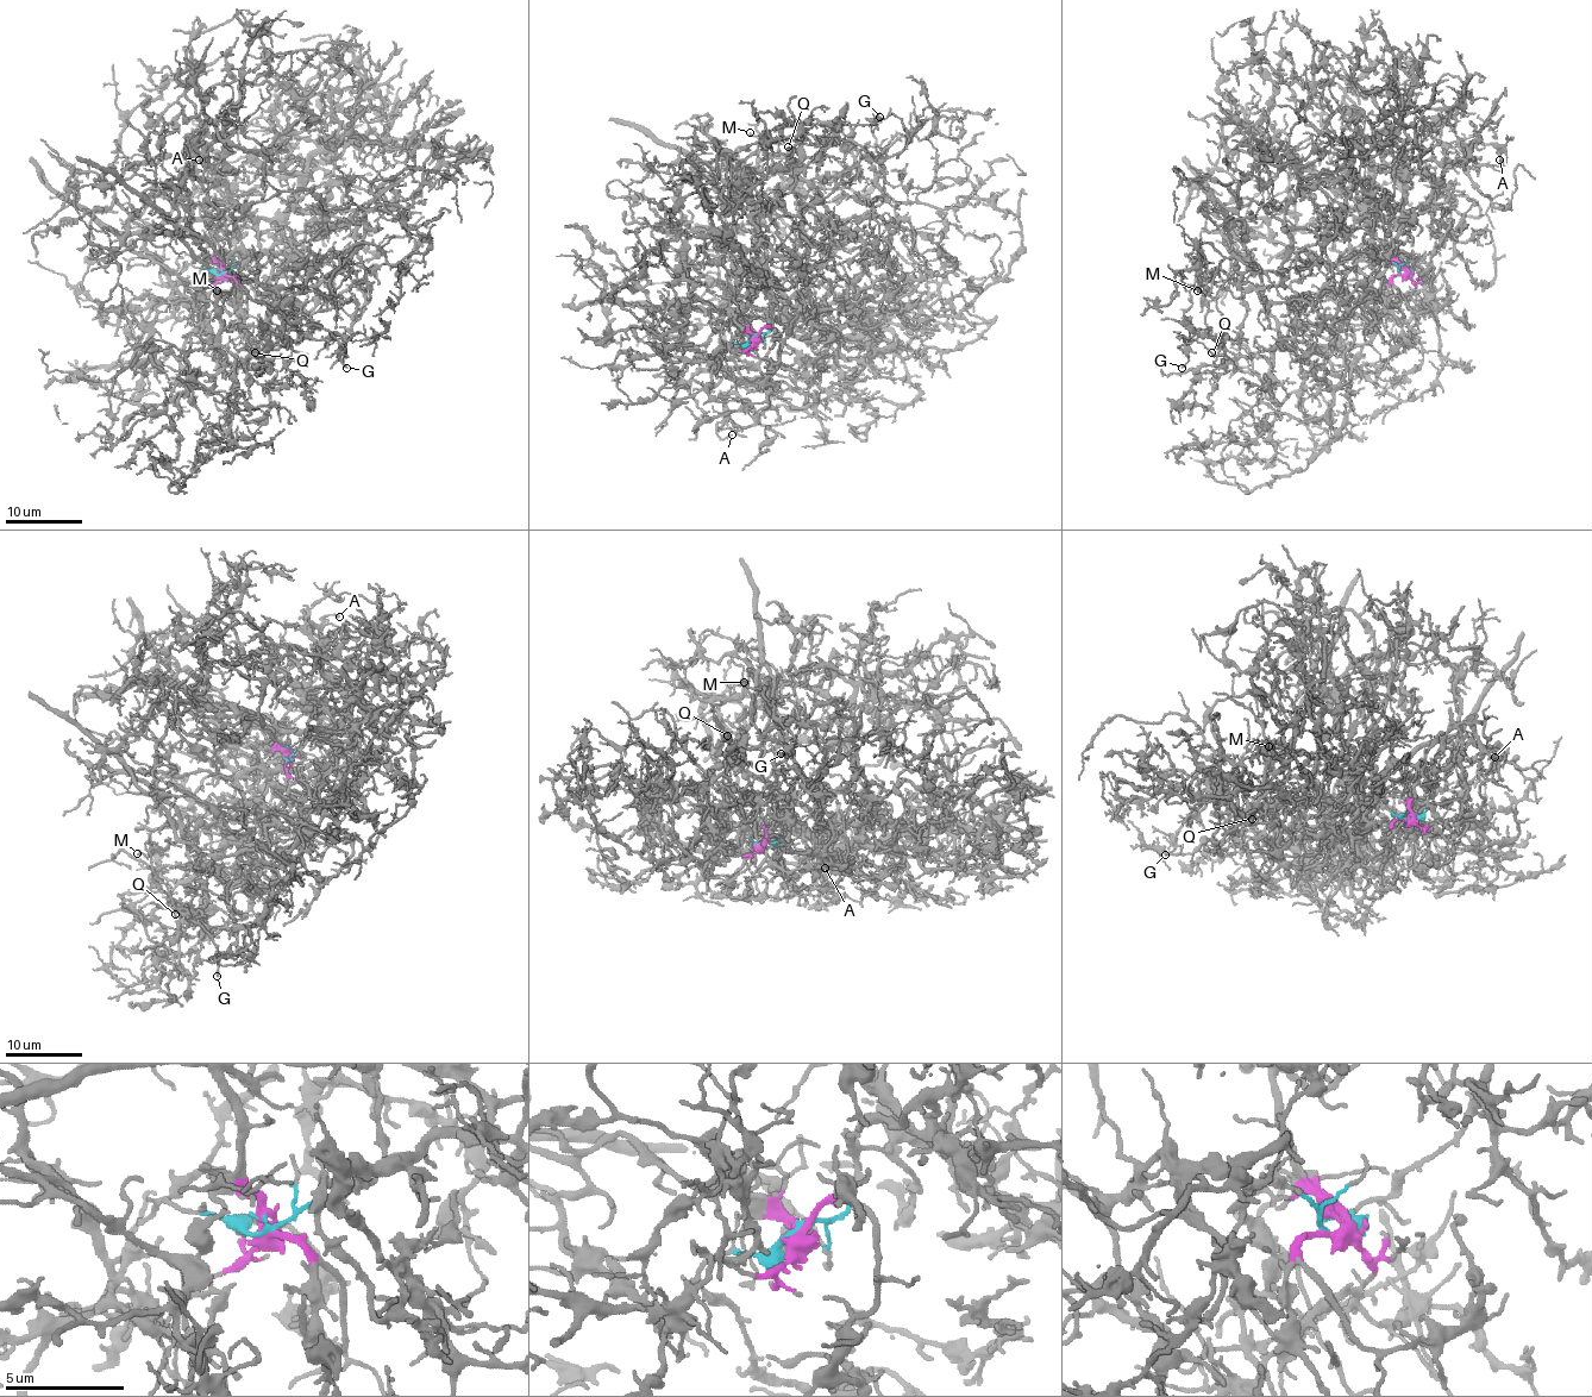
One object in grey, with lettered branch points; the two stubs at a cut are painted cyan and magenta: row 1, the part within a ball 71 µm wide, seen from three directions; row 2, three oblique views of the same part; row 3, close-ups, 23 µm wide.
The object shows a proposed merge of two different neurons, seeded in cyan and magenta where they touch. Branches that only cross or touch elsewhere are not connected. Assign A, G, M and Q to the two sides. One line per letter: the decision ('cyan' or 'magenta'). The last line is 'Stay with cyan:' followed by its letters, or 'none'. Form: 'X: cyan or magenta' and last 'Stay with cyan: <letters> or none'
A: magenta
G: cyan
M: cyan
Q: cyan
Stay with cyan: G, M, Q

